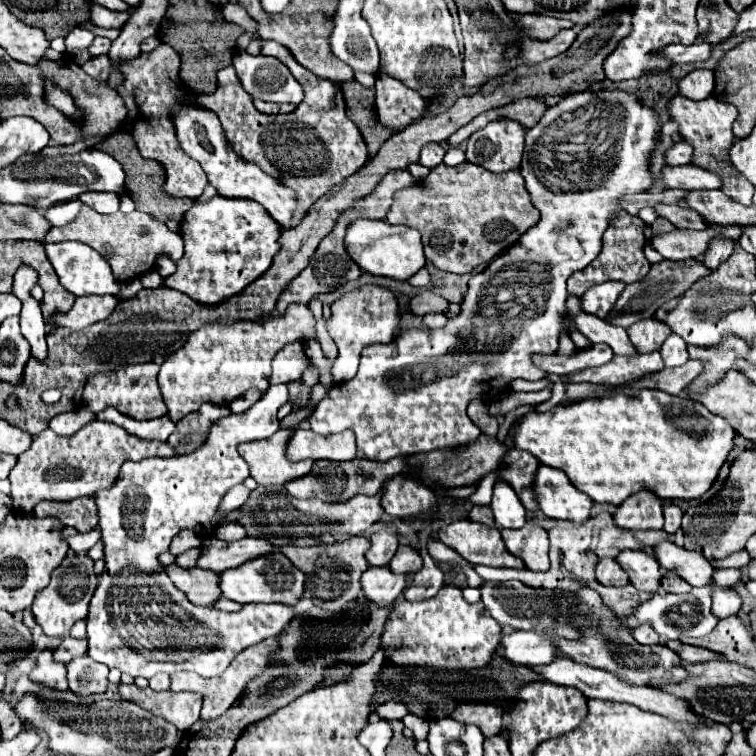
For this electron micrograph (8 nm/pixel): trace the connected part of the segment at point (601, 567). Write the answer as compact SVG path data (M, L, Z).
M606 558L606 560L598 562L598 566L596 566L596 580L600 584L604 584L604 586L626 586L630 582L628 574L612 558Z

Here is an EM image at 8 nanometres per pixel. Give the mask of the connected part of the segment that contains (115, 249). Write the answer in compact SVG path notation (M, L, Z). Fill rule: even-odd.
M84 204L80 214L68 226L52 228L46 236L46 242L64 242L64 240L76 240L92 246L110 264L112 274L114 278L118 278L118 282L138 278L140 274L152 270L158 254L166 252L172 260L180 260L184 254L184 242L178 232L168 230L164 222L138 210L132 214L122 214L120 210L114 214L98 214L96 210ZM142 230L148 230L148 234L142 234Z

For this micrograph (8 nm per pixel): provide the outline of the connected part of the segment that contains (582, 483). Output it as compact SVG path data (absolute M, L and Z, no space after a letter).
M640 390L640 396L592 398L578 404L558 404L548 412L528 412L516 420L516 448L532 452L544 466L566 472L570 482L588 494L594 502L620 506L628 496L650 490L660 500L698 500L714 480L728 452L734 448L736 430L718 414L706 410L700 402L686 396L672 396L660 390Z

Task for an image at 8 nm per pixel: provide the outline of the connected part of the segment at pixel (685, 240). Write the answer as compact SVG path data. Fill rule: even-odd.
M710 226L704 232L696 230L678 230L674 228L672 232L666 234L656 234L650 238L650 246L660 252L668 260L686 260L686 258L698 258L704 254L708 242L712 240L714 234L726 234L733 240L738 240L741 236L741 228L738 226L729 226L726 228L716 228Z

